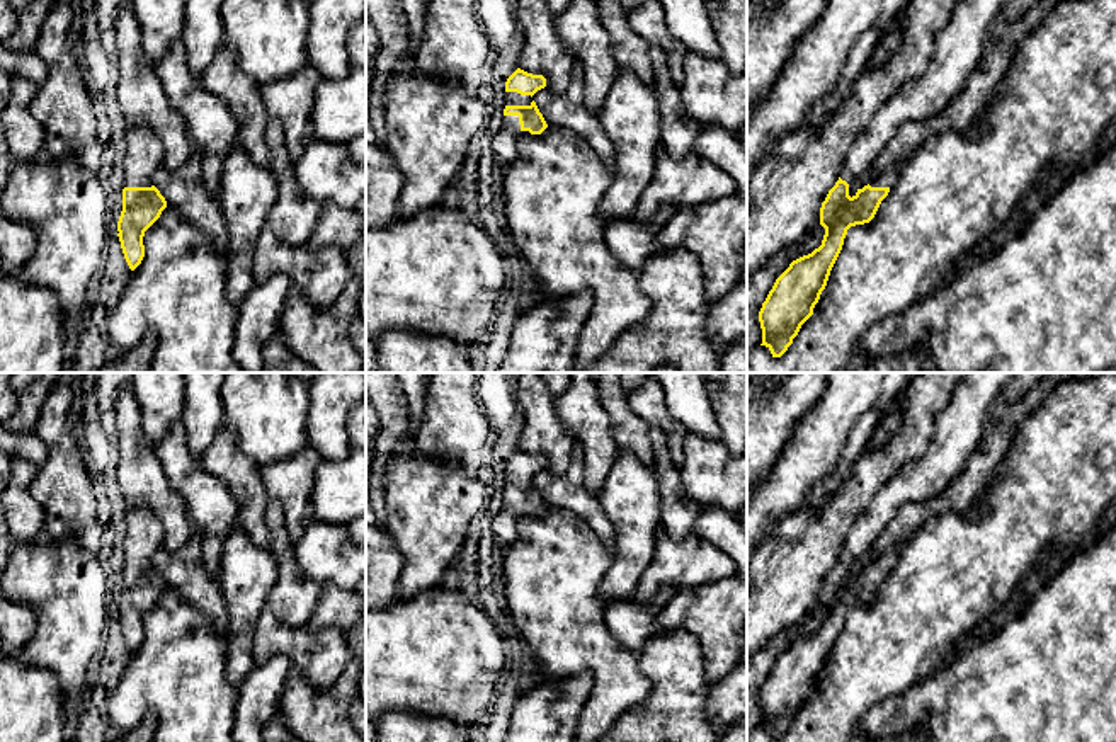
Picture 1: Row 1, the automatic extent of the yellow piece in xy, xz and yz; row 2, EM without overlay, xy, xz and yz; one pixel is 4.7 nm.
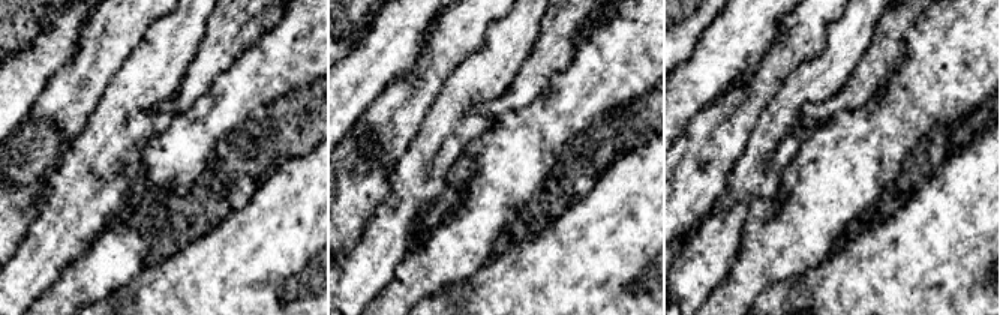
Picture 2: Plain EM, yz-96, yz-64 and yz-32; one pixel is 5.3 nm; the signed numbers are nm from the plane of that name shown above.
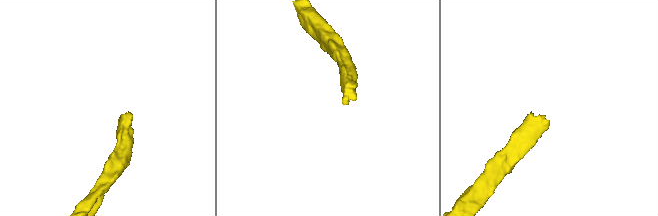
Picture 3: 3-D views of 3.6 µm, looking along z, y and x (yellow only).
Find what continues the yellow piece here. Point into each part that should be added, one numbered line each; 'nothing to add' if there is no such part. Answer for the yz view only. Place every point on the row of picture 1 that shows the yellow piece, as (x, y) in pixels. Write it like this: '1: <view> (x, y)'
1: yz (888, 177)

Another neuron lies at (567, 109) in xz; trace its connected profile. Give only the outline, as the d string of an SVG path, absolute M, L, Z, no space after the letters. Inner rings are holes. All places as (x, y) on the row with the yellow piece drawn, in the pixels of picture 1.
M575 63L570 75L570 87L563 94L549 94L536 102L548 126L560 126L575 131L607 163L614 163L614 146L607 138L599 117L584 102L584 73Z

